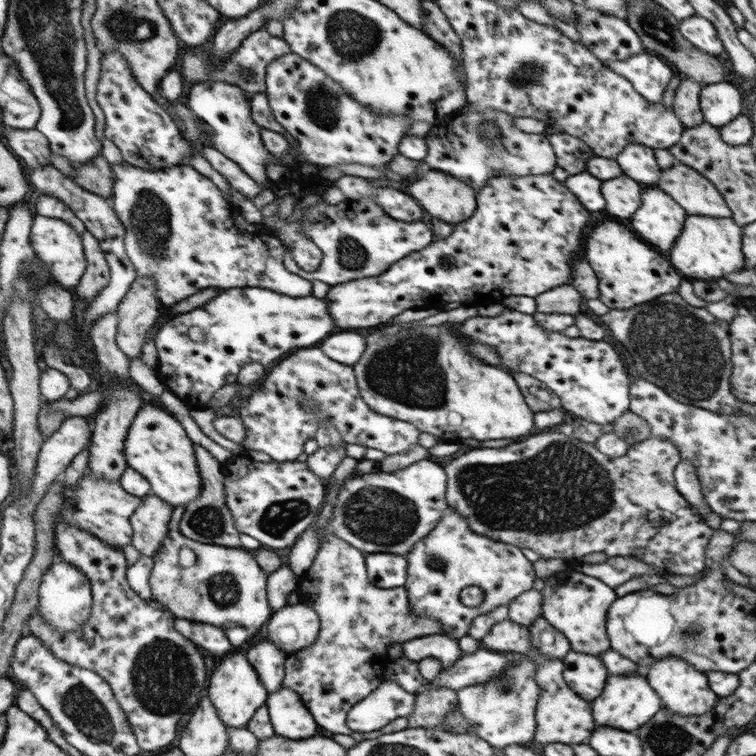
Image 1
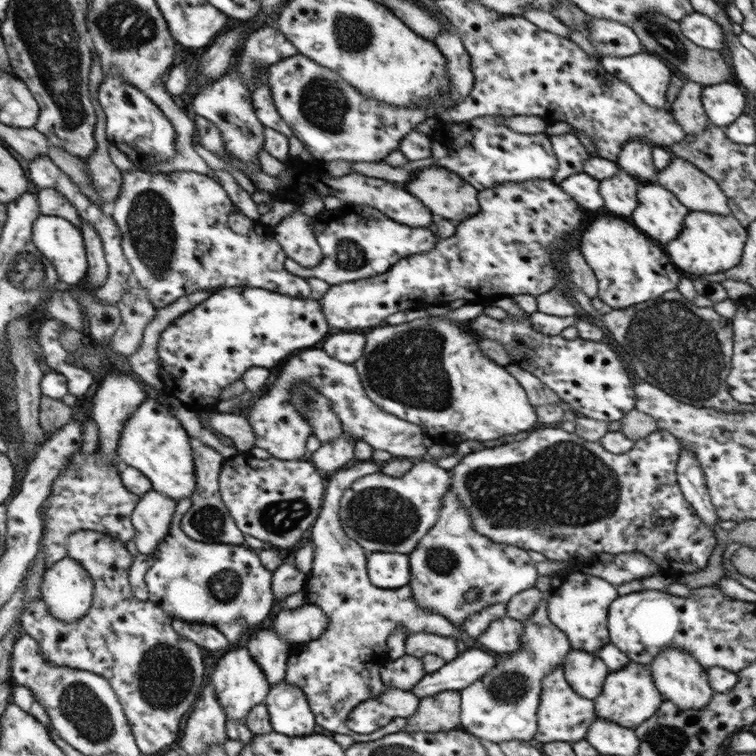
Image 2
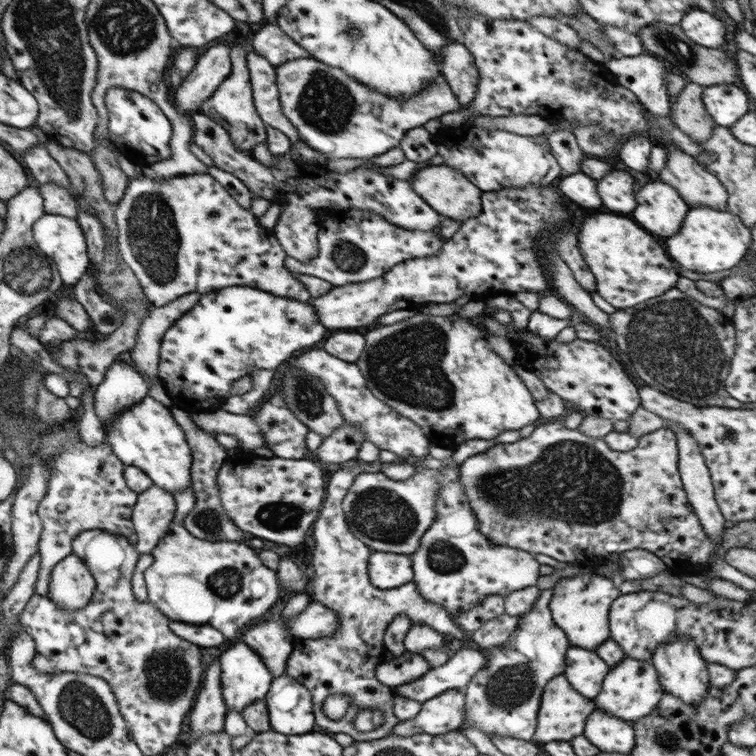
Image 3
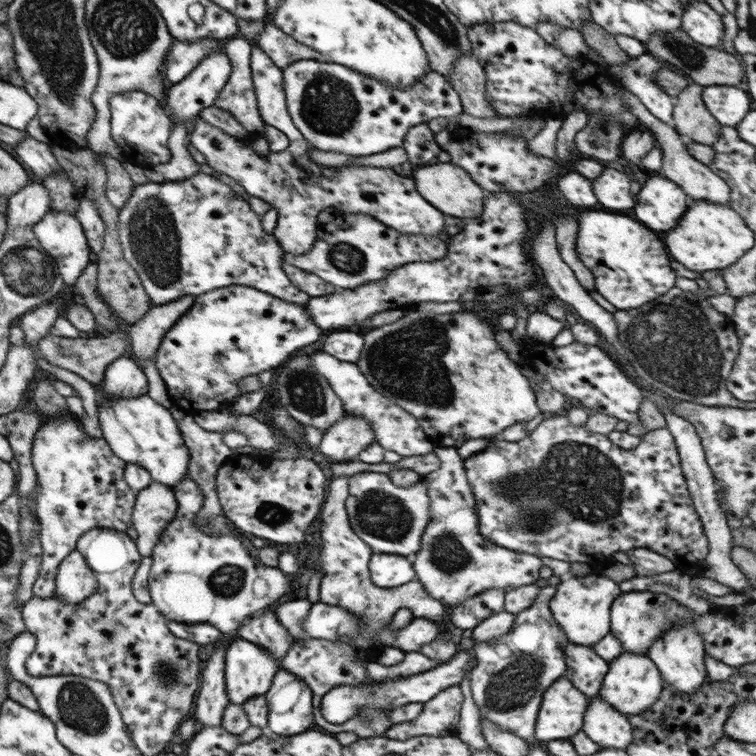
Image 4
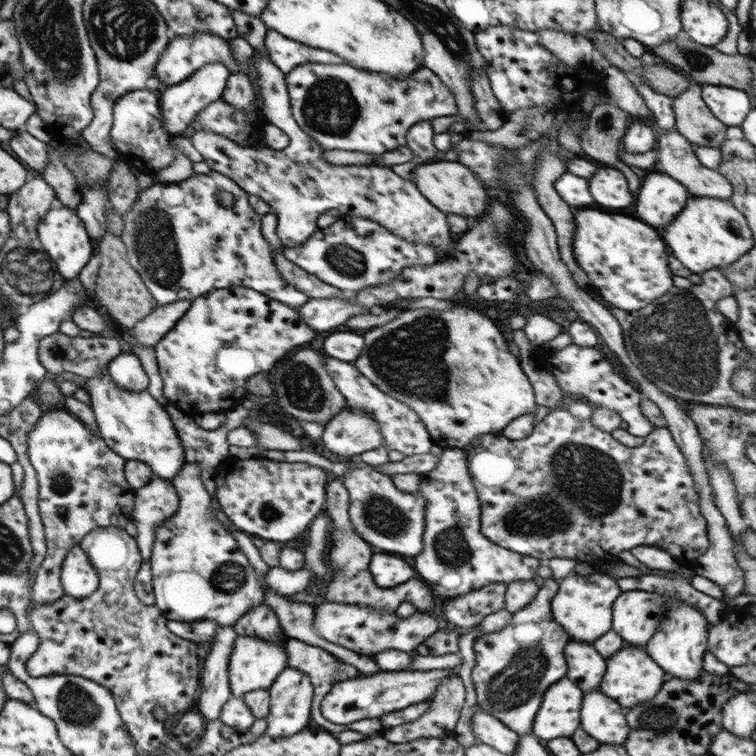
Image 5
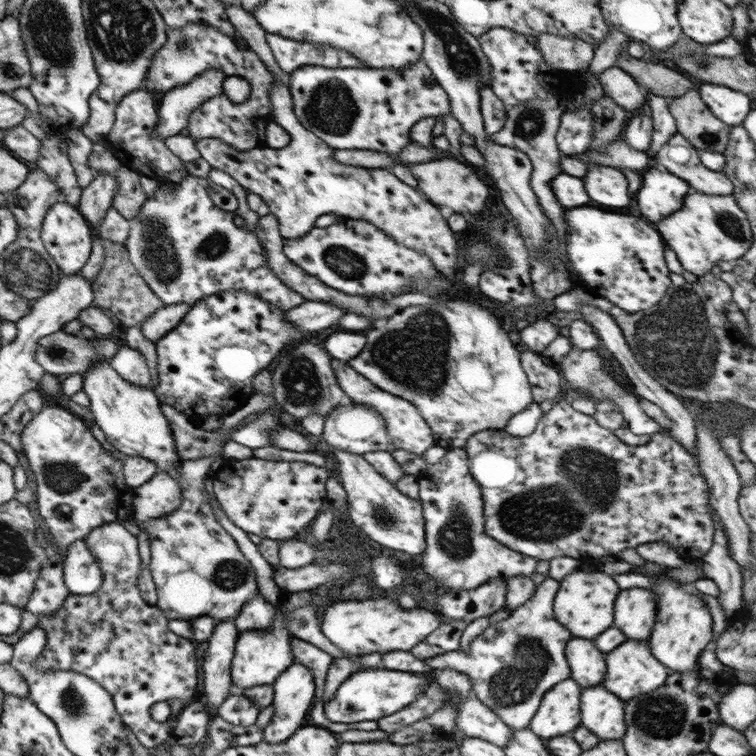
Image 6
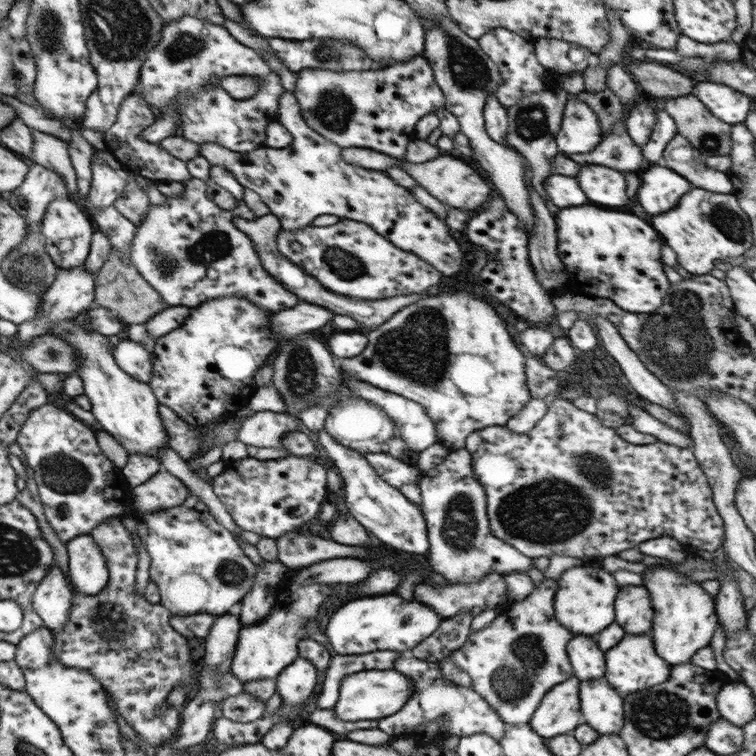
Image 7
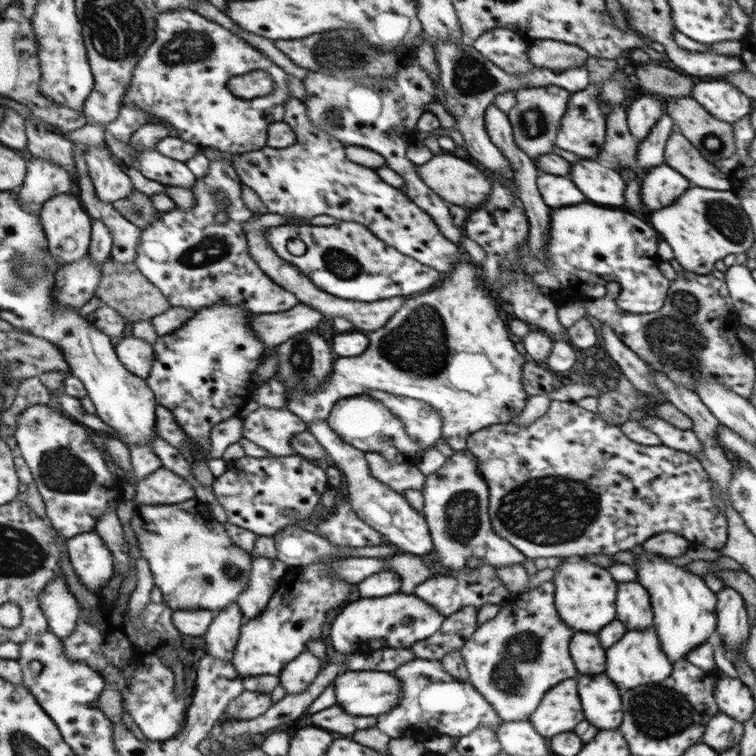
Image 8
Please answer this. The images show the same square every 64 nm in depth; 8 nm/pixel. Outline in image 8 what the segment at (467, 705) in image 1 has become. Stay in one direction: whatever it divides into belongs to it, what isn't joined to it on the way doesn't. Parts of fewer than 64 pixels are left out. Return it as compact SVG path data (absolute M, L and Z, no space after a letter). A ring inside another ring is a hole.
M551 581L529 589L501 604L497 614L476 626L471 636L459 648L468 683L479 692L480 696L491 706L499 721L525 720L535 711L545 692L563 680L575 678L577 670L569 655L569 640L574 630L567 627L557 615L552 593L554 586Z

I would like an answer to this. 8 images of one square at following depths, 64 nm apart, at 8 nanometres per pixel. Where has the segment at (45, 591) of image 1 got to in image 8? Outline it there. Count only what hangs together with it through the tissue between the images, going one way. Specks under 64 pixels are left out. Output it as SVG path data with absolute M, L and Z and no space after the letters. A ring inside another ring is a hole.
M91 530L66 539L64 545L80 584L89 592L101 590L113 574L113 557L101 537Z

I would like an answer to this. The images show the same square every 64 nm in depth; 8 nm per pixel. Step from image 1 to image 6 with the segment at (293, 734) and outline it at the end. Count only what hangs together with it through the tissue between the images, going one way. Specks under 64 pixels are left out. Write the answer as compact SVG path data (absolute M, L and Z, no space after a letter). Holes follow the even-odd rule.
M291 663L284 672L281 672L272 684L274 698L272 705L274 706L274 714L270 721L262 730L262 742L275 745L283 743L290 738L302 726L301 721L305 714L309 711L311 699L314 696L314 681L311 672L301 663Z

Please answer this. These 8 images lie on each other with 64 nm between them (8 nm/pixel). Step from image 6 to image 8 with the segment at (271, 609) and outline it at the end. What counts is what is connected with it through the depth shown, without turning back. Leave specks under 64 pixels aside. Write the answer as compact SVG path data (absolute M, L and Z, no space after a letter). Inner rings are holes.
M251 557L249 578L245 583L245 589L237 595L236 600L239 610L243 614L243 621L255 617L265 610L267 601L271 599L276 585L286 570L286 564L277 558Z

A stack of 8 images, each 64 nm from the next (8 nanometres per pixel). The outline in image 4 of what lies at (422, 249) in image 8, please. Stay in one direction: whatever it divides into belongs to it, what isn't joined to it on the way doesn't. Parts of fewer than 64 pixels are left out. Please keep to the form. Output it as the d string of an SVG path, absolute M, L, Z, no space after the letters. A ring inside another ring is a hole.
M255 44L250 50L249 68L260 119L263 124L274 126L288 138L287 148L279 152L268 151L264 156L256 155L246 147L247 143L237 142L227 132L203 122L198 115L193 118L195 125L188 142L203 154L207 166L233 178L249 197L257 197L277 211L276 226L271 236L279 243L283 253L300 256L309 251L315 244L319 212L329 206L341 210L341 213L369 216L404 236L441 236L444 215L416 192L410 175L398 175L387 168L353 165L335 168L313 162L309 157L309 143L303 140L303 135L287 113L281 69Z

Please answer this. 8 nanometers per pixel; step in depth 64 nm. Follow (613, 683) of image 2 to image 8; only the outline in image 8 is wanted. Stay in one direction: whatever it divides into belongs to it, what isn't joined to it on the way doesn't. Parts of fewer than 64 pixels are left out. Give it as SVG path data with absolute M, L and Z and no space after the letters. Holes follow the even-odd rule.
M652 626L645 629L626 630L623 636L619 637L619 640L616 640L609 648L604 649L604 653L604 673L619 690L621 688L630 690L641 684L660 682L671 674L672 663L663 655L663 651L659 647L657 633Z

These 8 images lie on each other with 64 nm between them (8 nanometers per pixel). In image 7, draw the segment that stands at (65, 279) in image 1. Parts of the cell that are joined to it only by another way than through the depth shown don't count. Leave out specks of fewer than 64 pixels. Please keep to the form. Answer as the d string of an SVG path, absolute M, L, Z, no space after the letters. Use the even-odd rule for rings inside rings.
M64 196L49 202L38 232L43 242L44 252L57 269L70 270L84 264L90 247L93 223L85 214L79 201L69 200Z

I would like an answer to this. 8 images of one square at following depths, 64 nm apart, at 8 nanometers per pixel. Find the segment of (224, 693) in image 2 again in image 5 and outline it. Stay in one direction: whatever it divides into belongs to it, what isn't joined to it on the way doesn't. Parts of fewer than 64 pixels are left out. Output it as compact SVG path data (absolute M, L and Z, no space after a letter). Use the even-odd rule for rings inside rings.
M238 636L229 654L228 684L233 698L242 698L245 692L268 690L281 670L287 667L285 647L275 641L263 641L252 636Z

